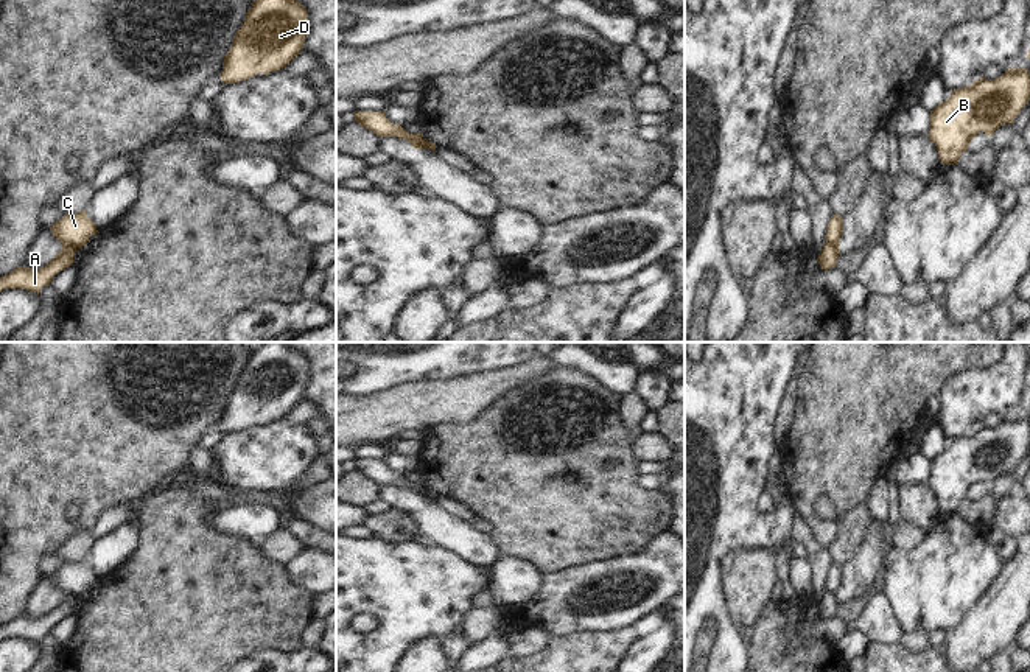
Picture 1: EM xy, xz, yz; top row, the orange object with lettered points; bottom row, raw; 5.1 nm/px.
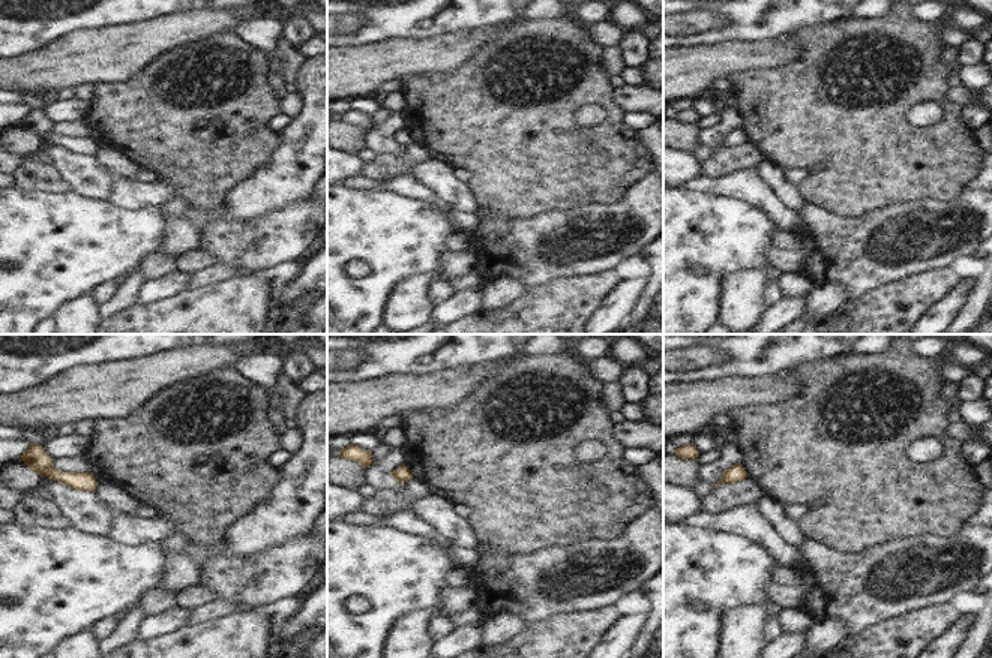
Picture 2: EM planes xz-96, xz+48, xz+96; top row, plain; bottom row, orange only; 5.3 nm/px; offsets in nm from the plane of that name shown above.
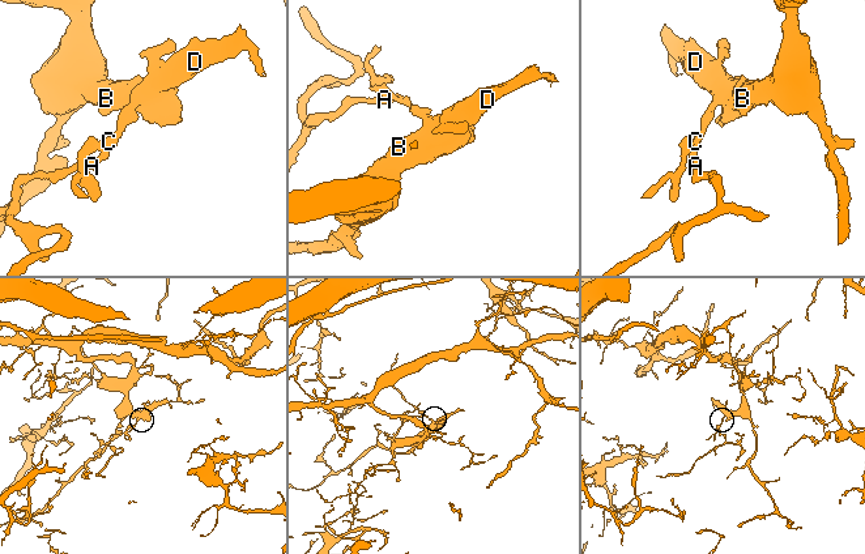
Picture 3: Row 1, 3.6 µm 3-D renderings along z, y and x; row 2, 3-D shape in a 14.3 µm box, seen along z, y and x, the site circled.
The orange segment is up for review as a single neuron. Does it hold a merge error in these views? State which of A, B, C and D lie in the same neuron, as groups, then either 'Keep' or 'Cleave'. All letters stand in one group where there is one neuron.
Groups: A / B C D. Cleave

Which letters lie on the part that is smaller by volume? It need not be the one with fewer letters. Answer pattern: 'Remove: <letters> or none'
Remove: A

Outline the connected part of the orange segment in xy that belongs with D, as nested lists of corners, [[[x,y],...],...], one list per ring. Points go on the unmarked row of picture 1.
[[[289,342],[254,348],[222,409],[221,428],[233,432],[283,417],[303,395],[307,356]]]

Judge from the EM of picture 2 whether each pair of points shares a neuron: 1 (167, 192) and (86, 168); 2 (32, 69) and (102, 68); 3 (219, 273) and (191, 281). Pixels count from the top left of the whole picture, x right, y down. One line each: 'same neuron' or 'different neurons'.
1: same neuron
2: same neuron
3: same neuron

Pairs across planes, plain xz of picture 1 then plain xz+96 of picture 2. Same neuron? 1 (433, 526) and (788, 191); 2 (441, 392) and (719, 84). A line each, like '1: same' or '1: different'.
1: same
2: different

